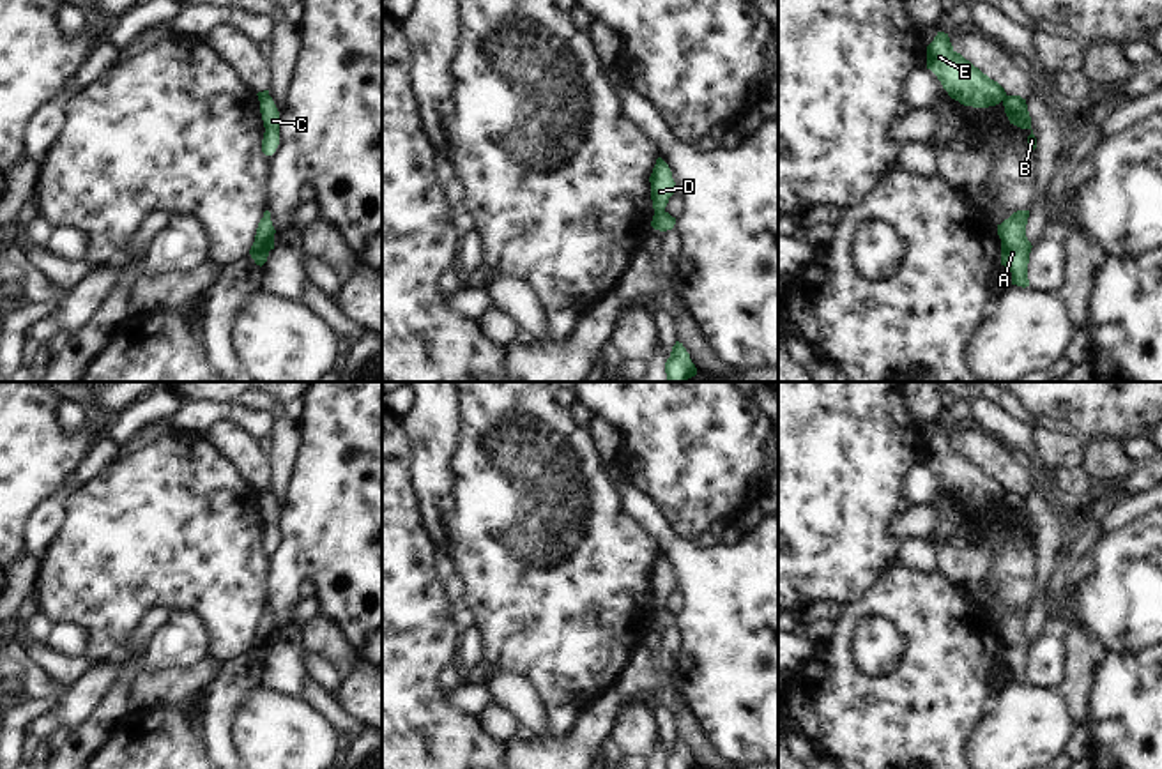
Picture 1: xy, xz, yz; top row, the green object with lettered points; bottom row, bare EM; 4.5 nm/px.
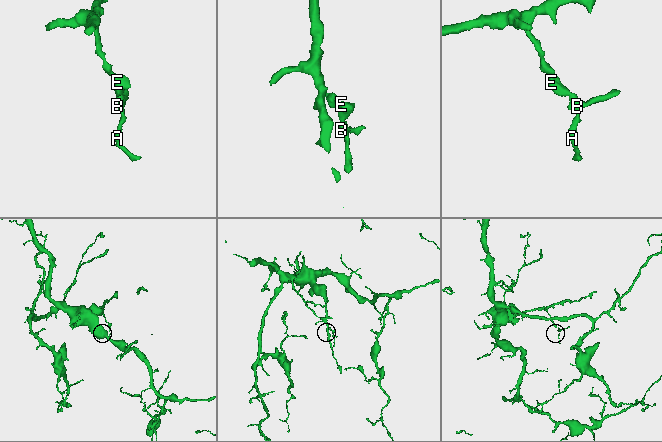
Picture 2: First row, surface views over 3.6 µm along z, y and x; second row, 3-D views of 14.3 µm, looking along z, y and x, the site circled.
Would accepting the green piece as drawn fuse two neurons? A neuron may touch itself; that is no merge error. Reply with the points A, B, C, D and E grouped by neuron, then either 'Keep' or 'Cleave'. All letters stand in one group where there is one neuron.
Groups: A B C / D E. Cleave

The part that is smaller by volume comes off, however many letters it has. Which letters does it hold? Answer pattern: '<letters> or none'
A, B, C

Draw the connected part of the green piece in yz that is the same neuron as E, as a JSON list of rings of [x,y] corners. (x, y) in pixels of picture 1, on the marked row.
[[[937,32],[927,46],[927,69],[930,69],[948,95],[964,106],[989,108],[1005,101],[1005,88],[957,53],[948,34]]]

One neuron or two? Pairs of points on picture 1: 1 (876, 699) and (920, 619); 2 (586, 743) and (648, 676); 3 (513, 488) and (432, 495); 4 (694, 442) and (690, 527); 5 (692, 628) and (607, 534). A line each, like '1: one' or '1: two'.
1: one
2: one
3: two
4: one
5: two

